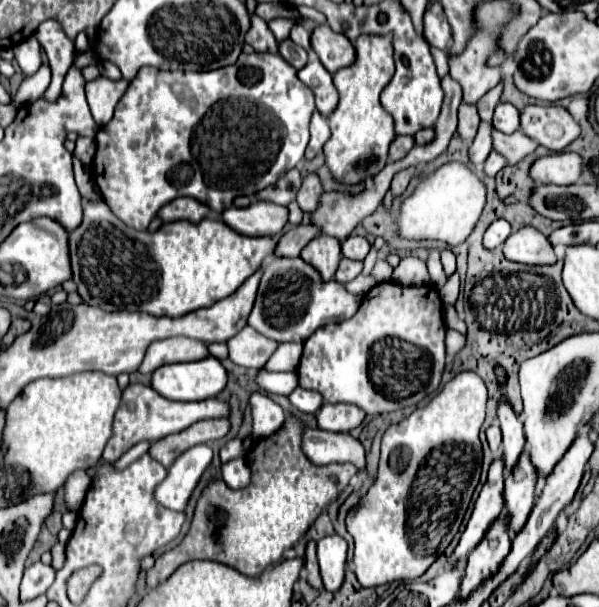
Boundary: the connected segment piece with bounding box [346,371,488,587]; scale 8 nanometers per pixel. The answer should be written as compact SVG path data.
M462 371L446 383L426 407L416 409L404 421L388 427L382 437L378 477L346 517L346 529L354 539L354 573L360 585L376 587L392 581L416 579L424 575L438 555L450 545L480 481L482 443L478 433L484 421L486 401L488 391L484 381L472 371Z

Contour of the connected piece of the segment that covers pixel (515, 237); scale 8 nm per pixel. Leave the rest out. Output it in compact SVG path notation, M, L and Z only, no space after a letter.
M522 227L504 241L504 257L528 265L552 265L556 261L548 237L532 227Z

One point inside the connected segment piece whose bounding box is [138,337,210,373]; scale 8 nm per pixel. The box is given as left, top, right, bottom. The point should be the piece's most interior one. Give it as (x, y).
(178, 350)

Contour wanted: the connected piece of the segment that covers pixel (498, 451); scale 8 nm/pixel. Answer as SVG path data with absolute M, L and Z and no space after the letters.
M492 425L486 430L486 437L494 459L502 456L502 434L499 425Z

